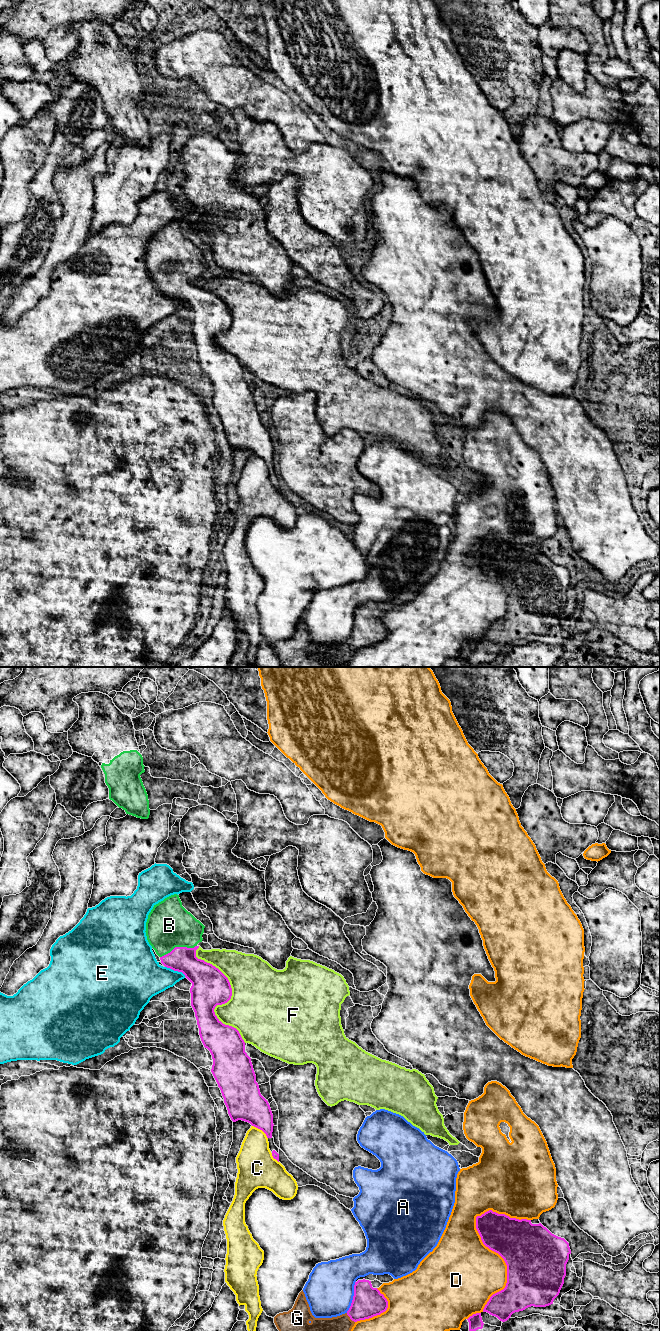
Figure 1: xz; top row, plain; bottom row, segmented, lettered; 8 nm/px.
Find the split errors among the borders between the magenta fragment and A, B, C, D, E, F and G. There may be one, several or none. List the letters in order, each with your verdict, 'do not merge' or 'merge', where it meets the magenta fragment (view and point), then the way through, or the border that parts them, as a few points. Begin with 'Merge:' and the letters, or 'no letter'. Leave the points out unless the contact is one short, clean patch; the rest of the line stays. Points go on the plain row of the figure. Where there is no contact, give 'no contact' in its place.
Merge: B
A: do not merge; contact xz (353, 625)
B: merge; contact xz (178, 275); way xz (182, 287), (178, 281), (178, 275), (169, 253)
C: do not merge; contact xz (261, 457)
D: do not merge; contact xz (482, 569)
E: do not merge; contact xz (175, 298)
F: do not merge; contact xz (231, 323)
G: do not merge; contact xz (350, 646)

